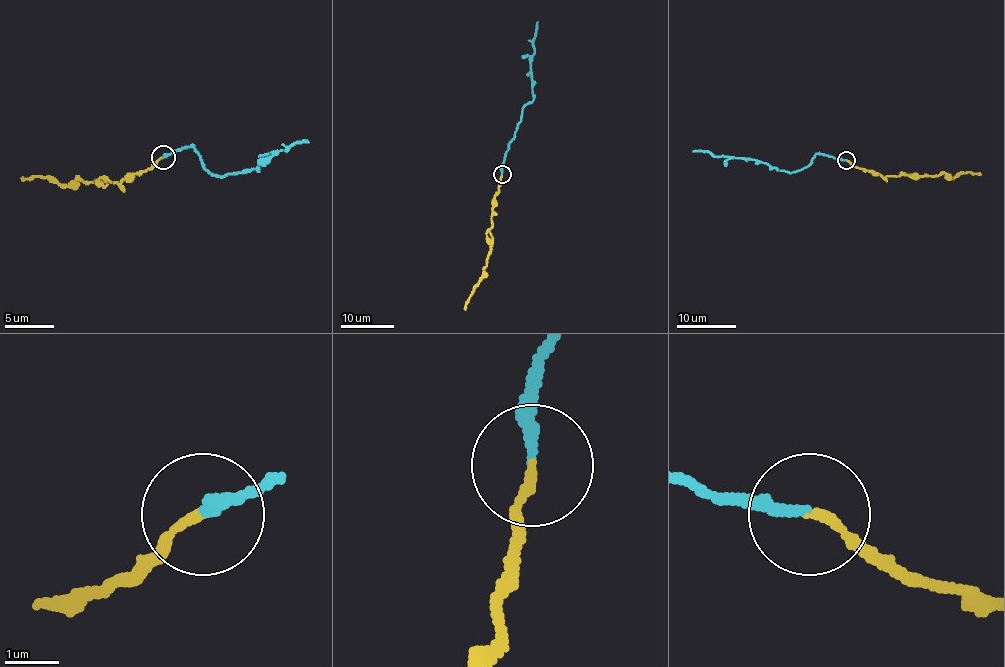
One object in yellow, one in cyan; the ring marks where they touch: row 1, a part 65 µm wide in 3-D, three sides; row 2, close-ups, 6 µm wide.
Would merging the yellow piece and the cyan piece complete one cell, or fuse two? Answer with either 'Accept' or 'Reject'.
Reject

